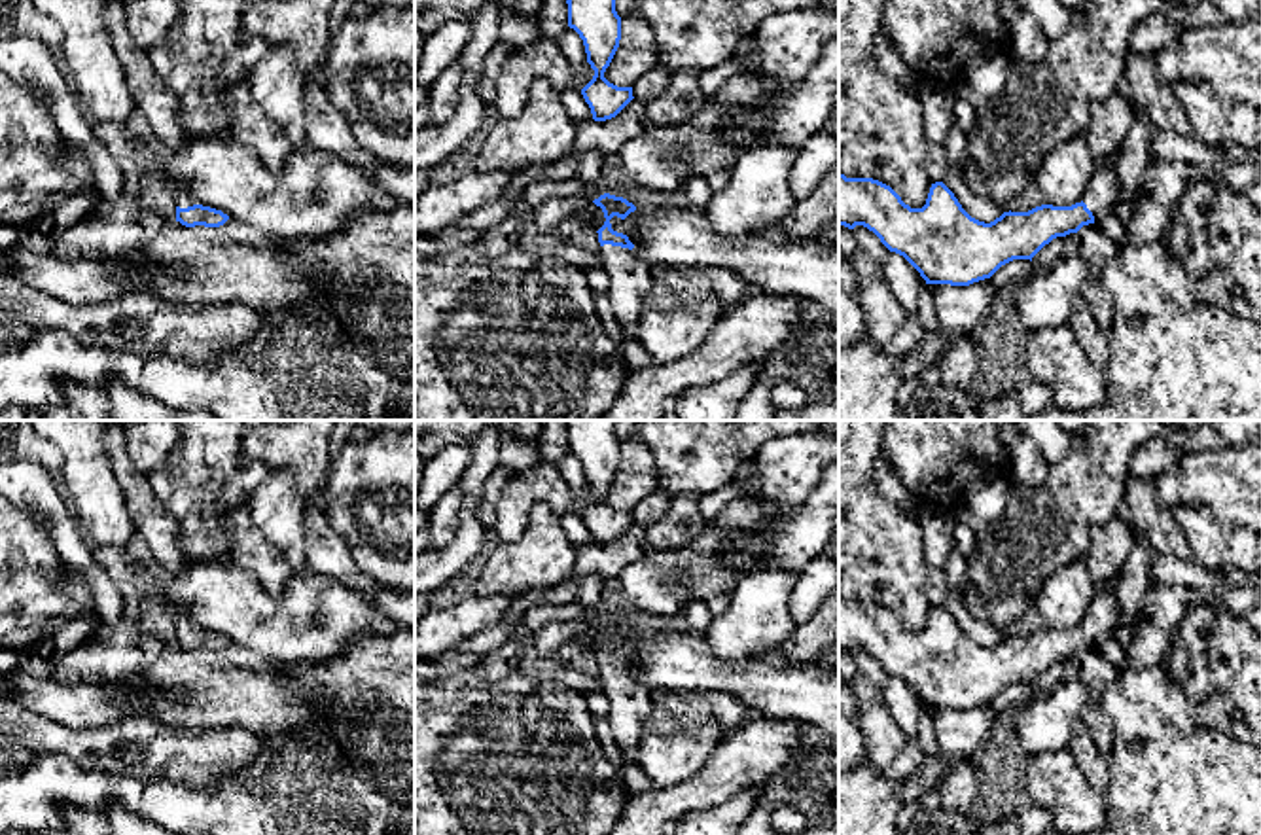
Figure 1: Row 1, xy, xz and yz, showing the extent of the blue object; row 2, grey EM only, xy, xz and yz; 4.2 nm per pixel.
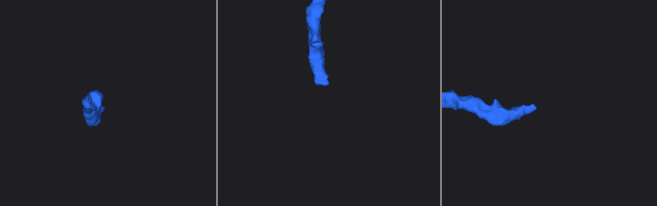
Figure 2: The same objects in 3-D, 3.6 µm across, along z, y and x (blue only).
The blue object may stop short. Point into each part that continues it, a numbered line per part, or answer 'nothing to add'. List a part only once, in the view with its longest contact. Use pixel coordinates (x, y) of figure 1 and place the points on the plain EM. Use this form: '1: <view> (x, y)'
1: xz (631, 703)

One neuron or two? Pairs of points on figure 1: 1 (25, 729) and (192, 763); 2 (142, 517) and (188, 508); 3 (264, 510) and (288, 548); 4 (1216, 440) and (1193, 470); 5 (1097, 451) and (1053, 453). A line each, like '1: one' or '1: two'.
1: one
2: two
3: one
4: two
5: two

